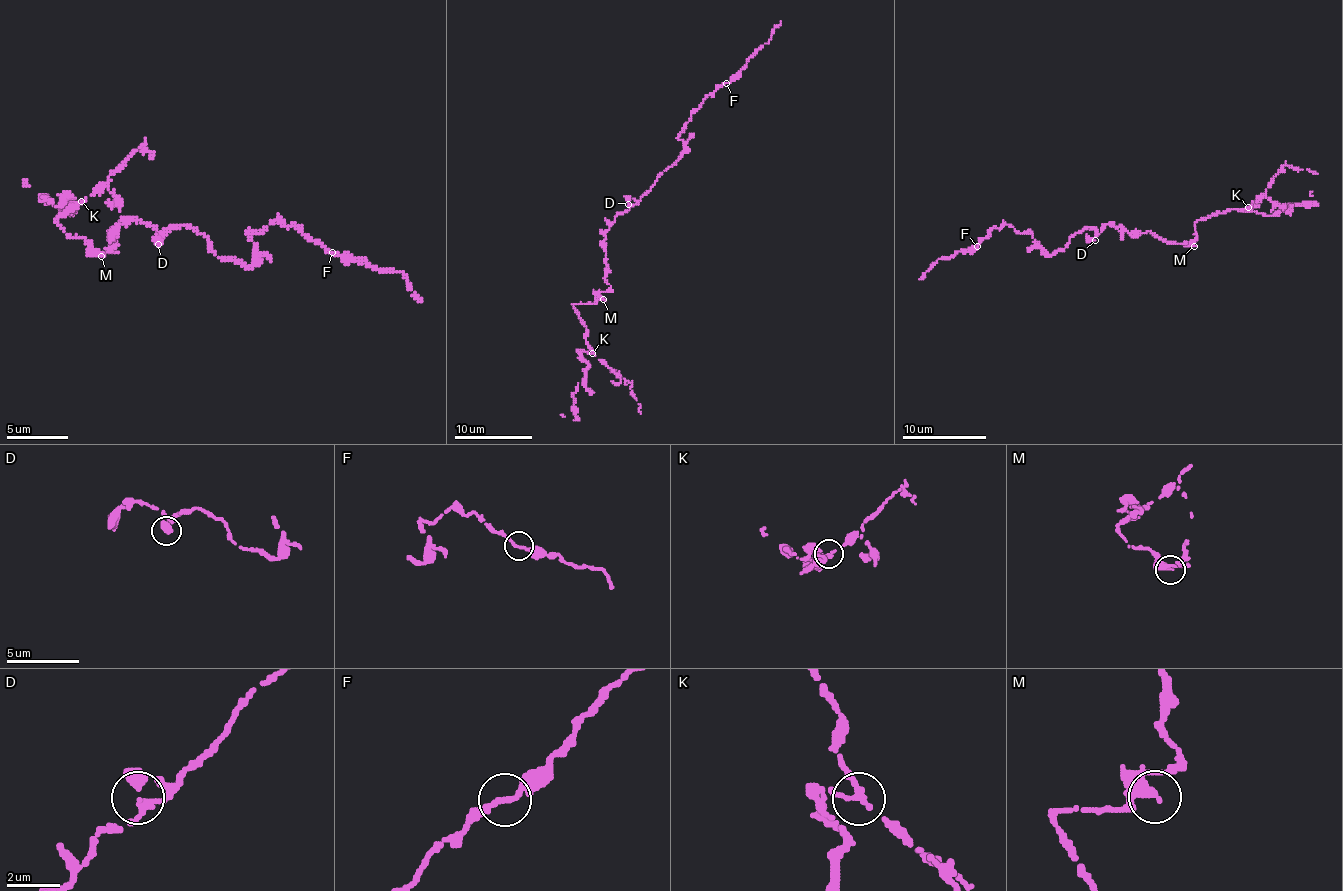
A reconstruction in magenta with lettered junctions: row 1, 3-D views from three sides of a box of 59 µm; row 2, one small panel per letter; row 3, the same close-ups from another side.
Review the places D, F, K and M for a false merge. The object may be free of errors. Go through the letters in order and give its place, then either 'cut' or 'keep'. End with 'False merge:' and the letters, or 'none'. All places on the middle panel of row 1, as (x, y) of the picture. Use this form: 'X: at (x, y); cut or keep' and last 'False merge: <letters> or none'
D: at (628, 204); keep
F: at (726, 83); keep
K: at (592, 353); cut
M: at (603, 299); keep
False merge: K

